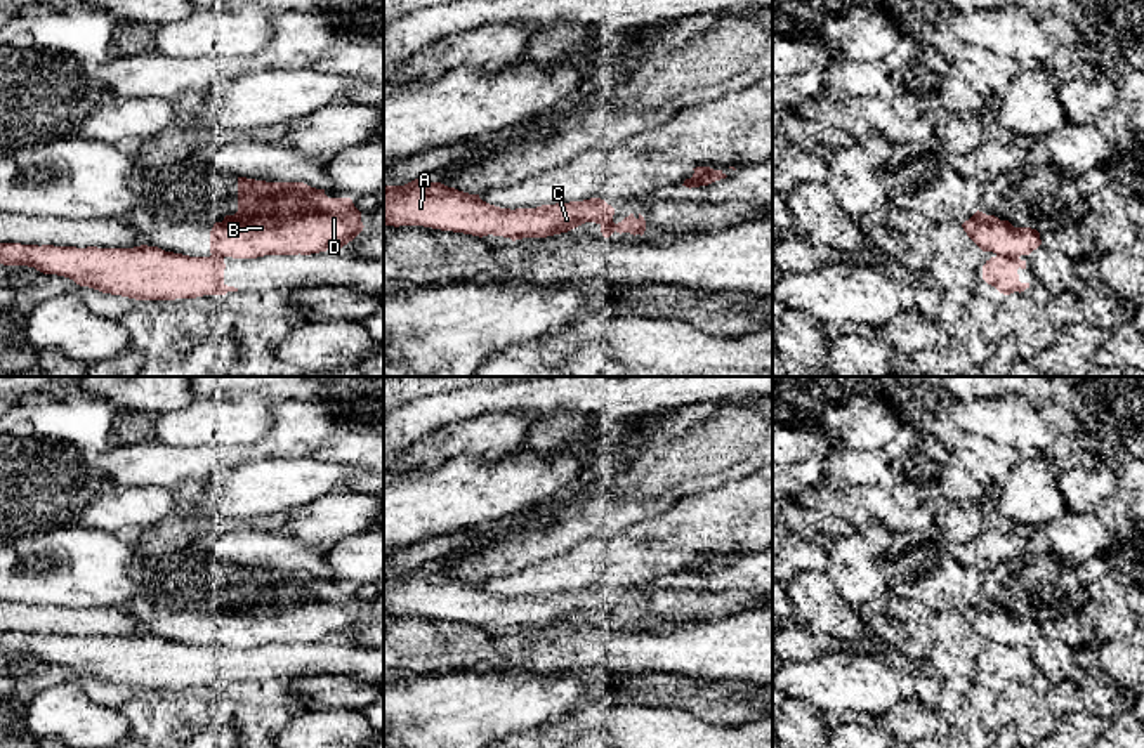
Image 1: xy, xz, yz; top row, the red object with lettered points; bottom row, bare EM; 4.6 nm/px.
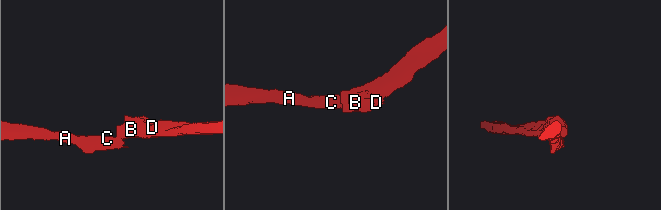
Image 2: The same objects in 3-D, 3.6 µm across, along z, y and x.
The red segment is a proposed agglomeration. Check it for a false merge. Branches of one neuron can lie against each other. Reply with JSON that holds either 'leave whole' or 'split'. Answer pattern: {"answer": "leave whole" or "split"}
{"answer": "split"}

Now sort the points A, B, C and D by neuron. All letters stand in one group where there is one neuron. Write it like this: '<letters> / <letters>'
A C / B D

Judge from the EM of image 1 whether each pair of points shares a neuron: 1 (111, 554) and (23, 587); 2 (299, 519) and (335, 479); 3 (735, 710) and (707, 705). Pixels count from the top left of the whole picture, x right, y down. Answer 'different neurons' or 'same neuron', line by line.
1: same neuron
2: different neurons
3: same neuron

